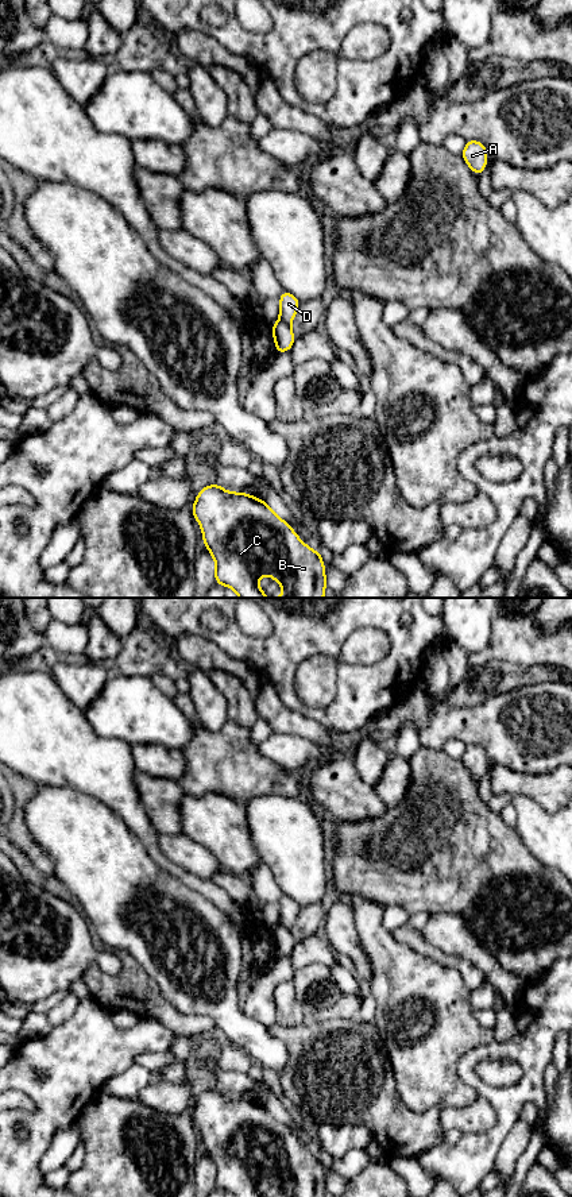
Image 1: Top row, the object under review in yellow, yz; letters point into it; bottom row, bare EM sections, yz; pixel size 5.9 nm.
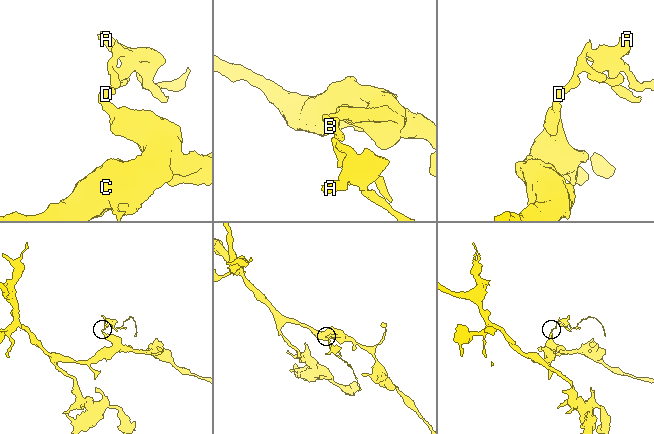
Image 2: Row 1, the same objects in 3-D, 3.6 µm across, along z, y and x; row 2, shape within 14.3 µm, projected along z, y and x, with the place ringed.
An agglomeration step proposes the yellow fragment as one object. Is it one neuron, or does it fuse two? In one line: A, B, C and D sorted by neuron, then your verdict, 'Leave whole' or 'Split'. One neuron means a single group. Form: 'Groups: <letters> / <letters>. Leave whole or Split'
Groups: A D / B C. Split

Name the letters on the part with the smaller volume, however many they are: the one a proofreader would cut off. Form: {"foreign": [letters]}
{"foreign": ["A", "D"]}

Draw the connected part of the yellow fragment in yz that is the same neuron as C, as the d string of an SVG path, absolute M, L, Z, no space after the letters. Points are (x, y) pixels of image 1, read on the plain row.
M214 1088L198 1096L192 1117L216 1167L216 1189L227 1190L235 1197L264 1197L258 1185L270 1179L282 1190L283 1197L325 1197L325 1169L320 1155L308 1151L291 1130L278 1121L263 1104L244 1096L227 1096Z

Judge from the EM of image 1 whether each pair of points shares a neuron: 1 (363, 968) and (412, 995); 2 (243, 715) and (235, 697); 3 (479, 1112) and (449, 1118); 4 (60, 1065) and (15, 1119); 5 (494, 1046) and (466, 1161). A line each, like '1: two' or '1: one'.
1: two
2: one
3: one
4: one
5: one

